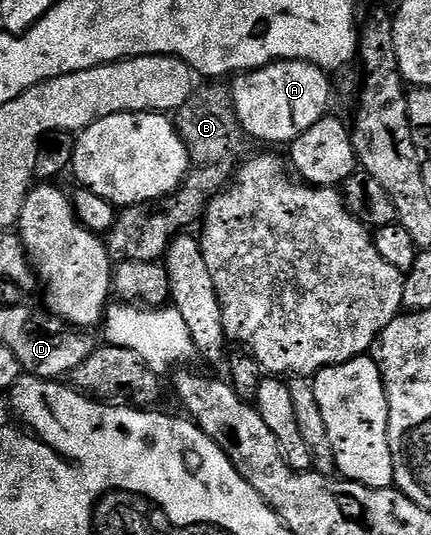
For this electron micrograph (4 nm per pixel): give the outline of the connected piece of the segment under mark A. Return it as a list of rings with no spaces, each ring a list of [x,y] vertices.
[[[272,62],[257,70],[237,74],[231,79],[230,89],[234,108],[238,112],[240,126],[249,139],[257,138],[260,142],[284,142],[290,144],[306,128],[314,128],[318,120],[329,113],[328,101],[332,98],[332,86],[328,83],[329,75],[310,62]]]

